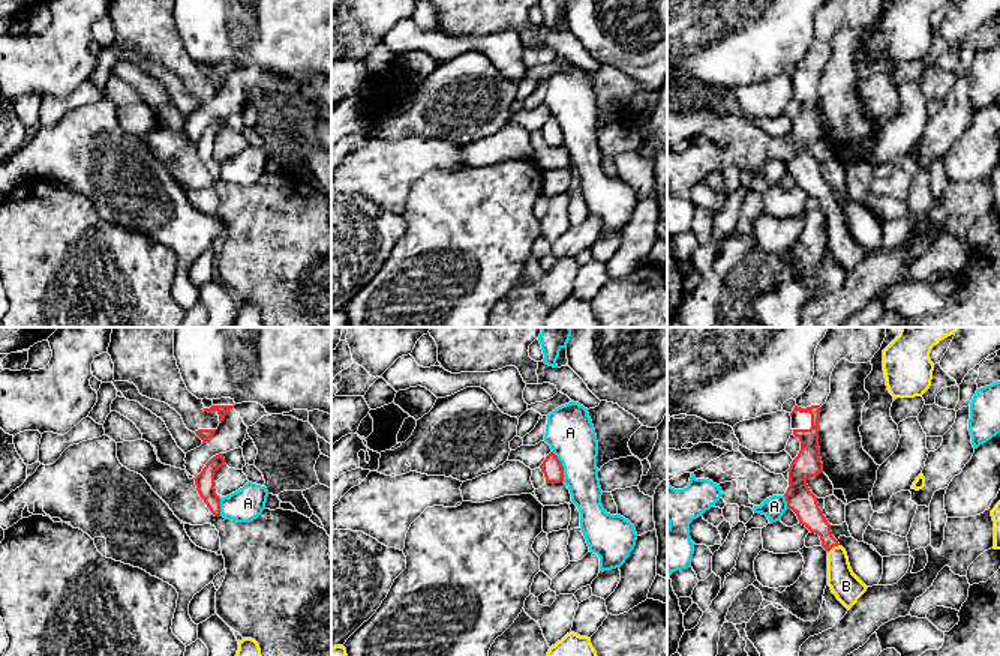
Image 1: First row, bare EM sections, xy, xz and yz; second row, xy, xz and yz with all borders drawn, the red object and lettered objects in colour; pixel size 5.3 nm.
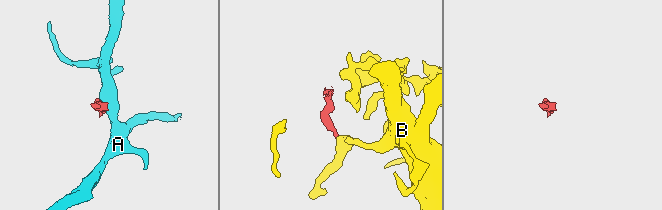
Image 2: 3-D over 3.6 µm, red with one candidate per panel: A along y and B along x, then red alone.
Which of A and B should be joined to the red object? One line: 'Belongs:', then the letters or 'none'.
Belongs: none

